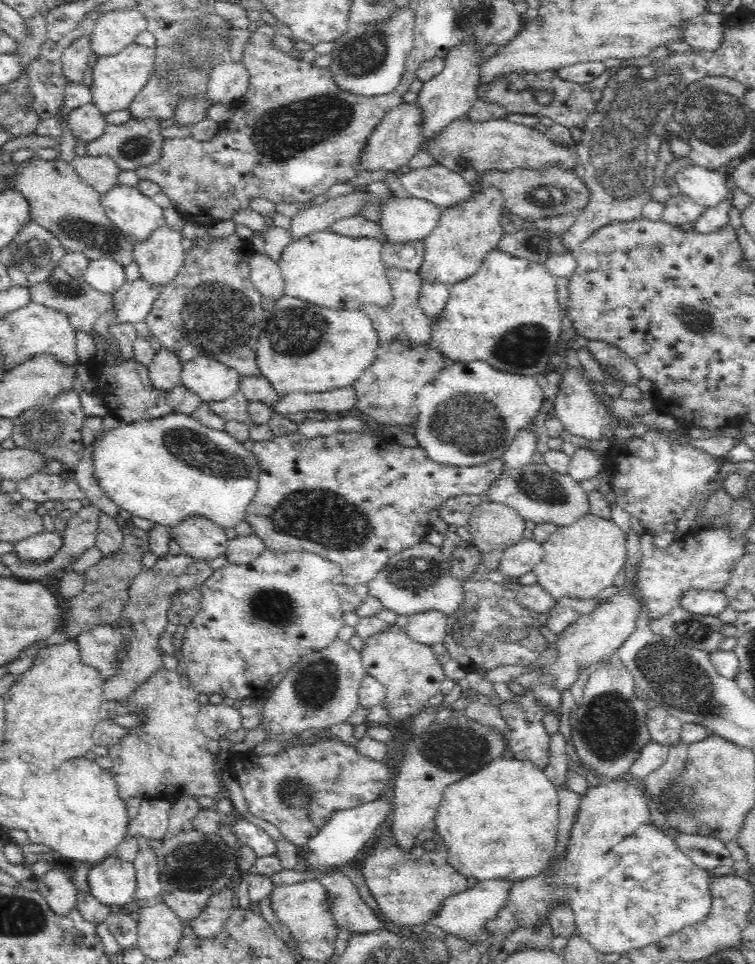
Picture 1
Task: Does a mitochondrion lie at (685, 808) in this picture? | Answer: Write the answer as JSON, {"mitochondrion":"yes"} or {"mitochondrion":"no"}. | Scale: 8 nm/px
{"mitochondrion":"yes"}

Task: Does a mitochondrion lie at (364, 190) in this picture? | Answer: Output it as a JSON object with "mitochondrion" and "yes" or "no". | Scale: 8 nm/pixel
{"mitochondrion":"no"}

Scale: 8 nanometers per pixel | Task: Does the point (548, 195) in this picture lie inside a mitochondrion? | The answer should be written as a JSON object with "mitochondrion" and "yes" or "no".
{"mitochondrion":"yes"}

